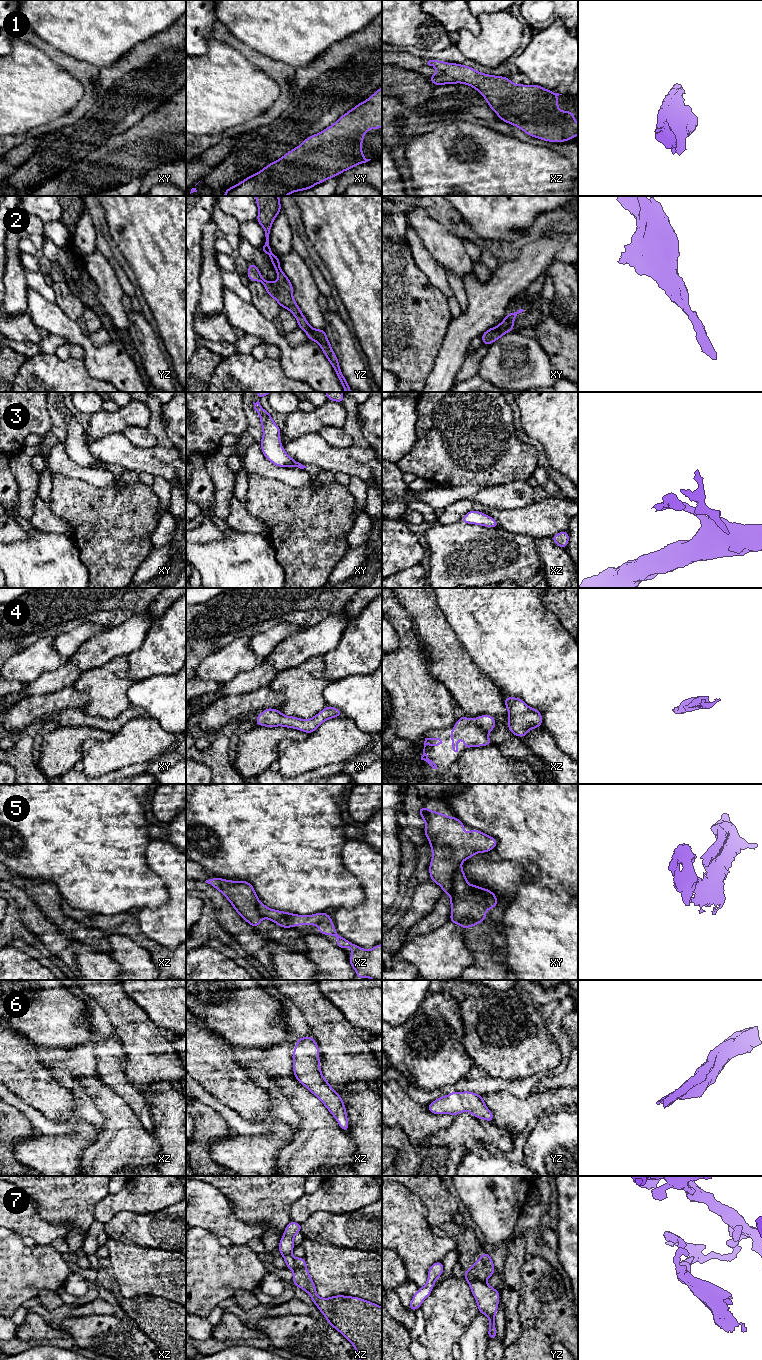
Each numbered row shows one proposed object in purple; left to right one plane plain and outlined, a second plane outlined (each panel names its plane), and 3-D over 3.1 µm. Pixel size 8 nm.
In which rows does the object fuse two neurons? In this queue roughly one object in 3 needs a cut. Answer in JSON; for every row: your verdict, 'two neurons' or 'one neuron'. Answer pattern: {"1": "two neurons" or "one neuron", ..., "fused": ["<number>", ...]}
{"1": "one neuron", "2": "one neuron", "3": "one neuron", "4": "one neuron", "5": "two neurons", "6": "one neuron", "7": "two neurons", "fused": ["5", "7"]}

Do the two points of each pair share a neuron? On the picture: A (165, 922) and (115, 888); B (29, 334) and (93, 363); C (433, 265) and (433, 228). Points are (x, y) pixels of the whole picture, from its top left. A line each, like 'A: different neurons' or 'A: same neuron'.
A: different neurons
B: different neurons
C: different neurons

